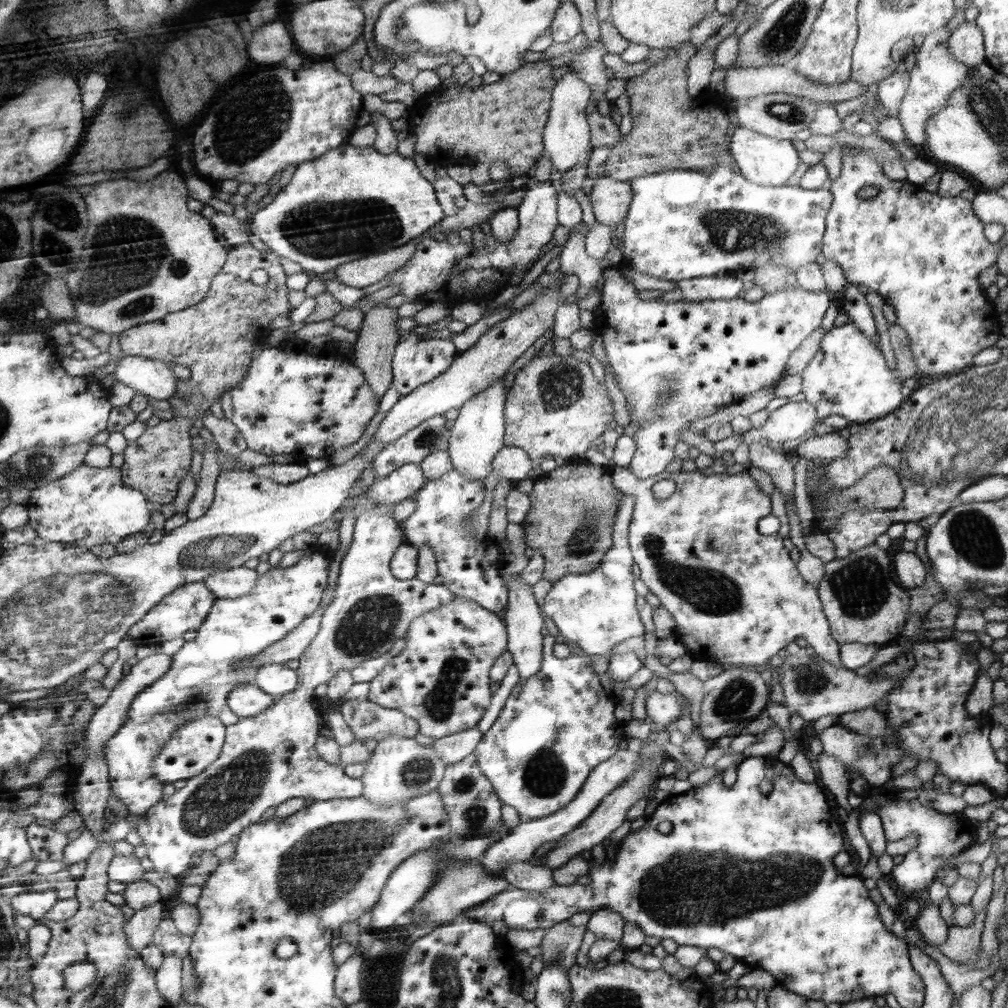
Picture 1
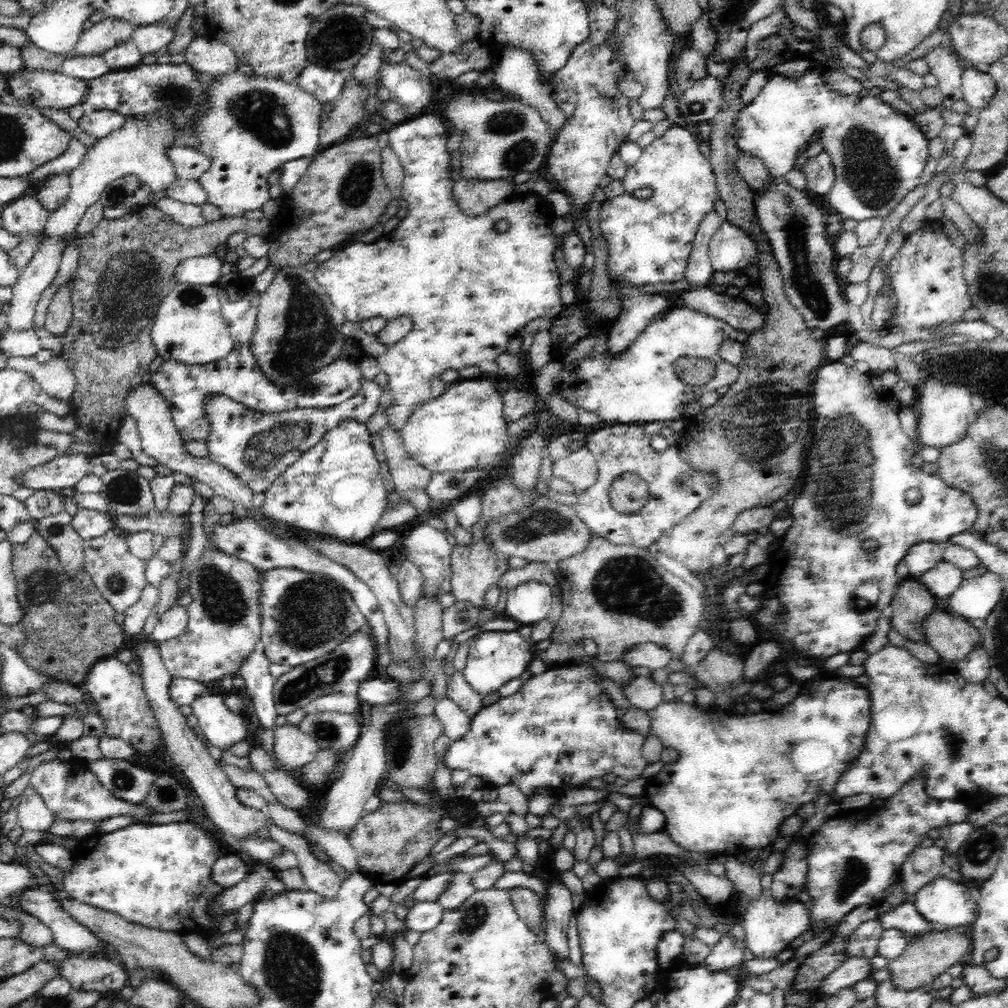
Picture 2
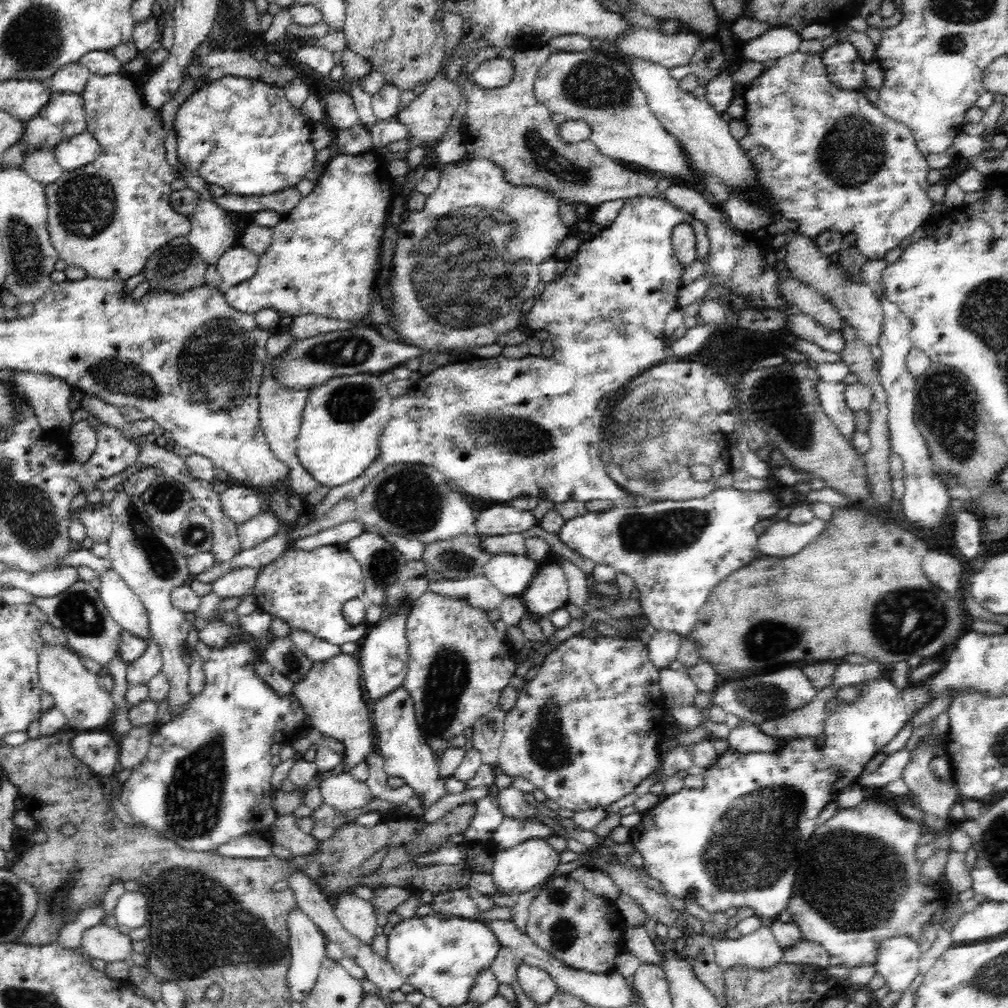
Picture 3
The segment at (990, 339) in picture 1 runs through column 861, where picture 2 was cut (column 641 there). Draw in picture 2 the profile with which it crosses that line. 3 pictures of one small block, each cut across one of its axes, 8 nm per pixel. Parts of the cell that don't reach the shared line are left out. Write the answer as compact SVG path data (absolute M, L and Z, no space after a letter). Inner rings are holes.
M670 123L670 127L662 136L656 137L642 149L638 162L628 168L621 182L624 195L608 199L599 211L600 231L609 251L606 262L608 277L611 280L624 279L638 286L683 280L700 221L708 212L714 210L717 201L715 170L712 169L710 161L698 150L698 142L688 130L684 130L676 123ZM638 188L652 188L652 196L644 200L635 198L633 193Z

